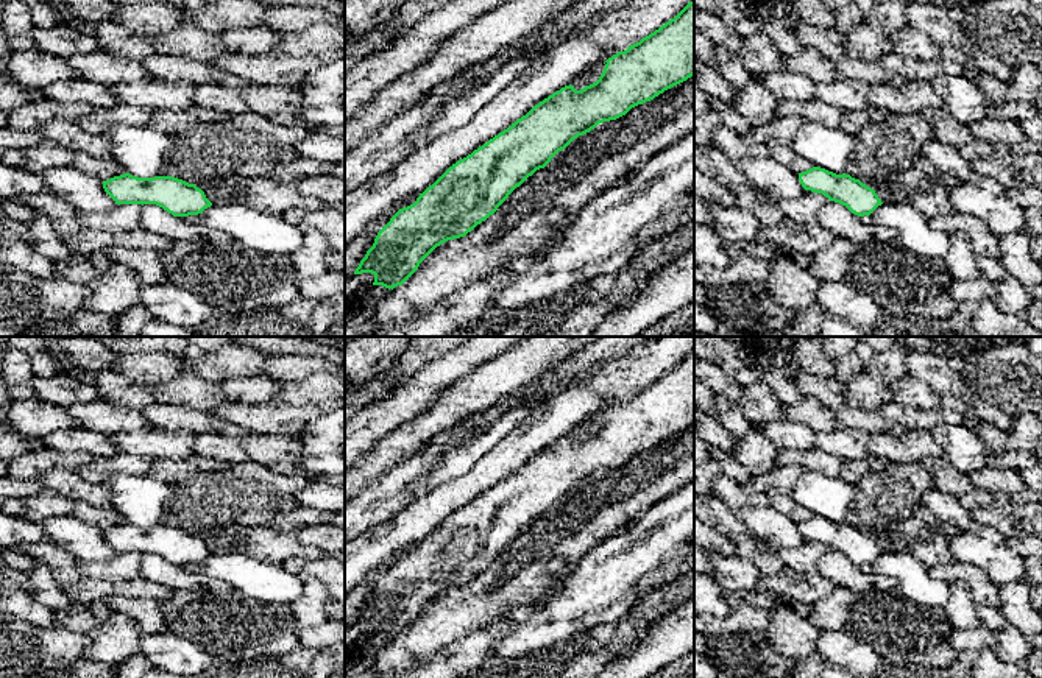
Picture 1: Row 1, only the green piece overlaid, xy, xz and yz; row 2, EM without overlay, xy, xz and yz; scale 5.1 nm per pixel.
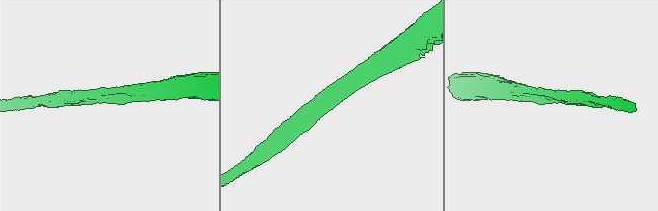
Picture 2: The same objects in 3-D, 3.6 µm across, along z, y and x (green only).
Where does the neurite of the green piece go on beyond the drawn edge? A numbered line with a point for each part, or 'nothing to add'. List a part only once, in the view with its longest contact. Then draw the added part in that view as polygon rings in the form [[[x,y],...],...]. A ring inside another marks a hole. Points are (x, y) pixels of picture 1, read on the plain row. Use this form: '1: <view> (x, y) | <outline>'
nothing to add

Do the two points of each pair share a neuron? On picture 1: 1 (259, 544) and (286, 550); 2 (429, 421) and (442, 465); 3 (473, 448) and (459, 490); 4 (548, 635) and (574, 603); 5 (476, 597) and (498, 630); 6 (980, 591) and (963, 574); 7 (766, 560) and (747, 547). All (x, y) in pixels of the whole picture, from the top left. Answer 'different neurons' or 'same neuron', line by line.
1: same neuron
2: different neurons
3: different neurons
4: same neuron
5: different neurons
6: same neuron
7: same neuron

